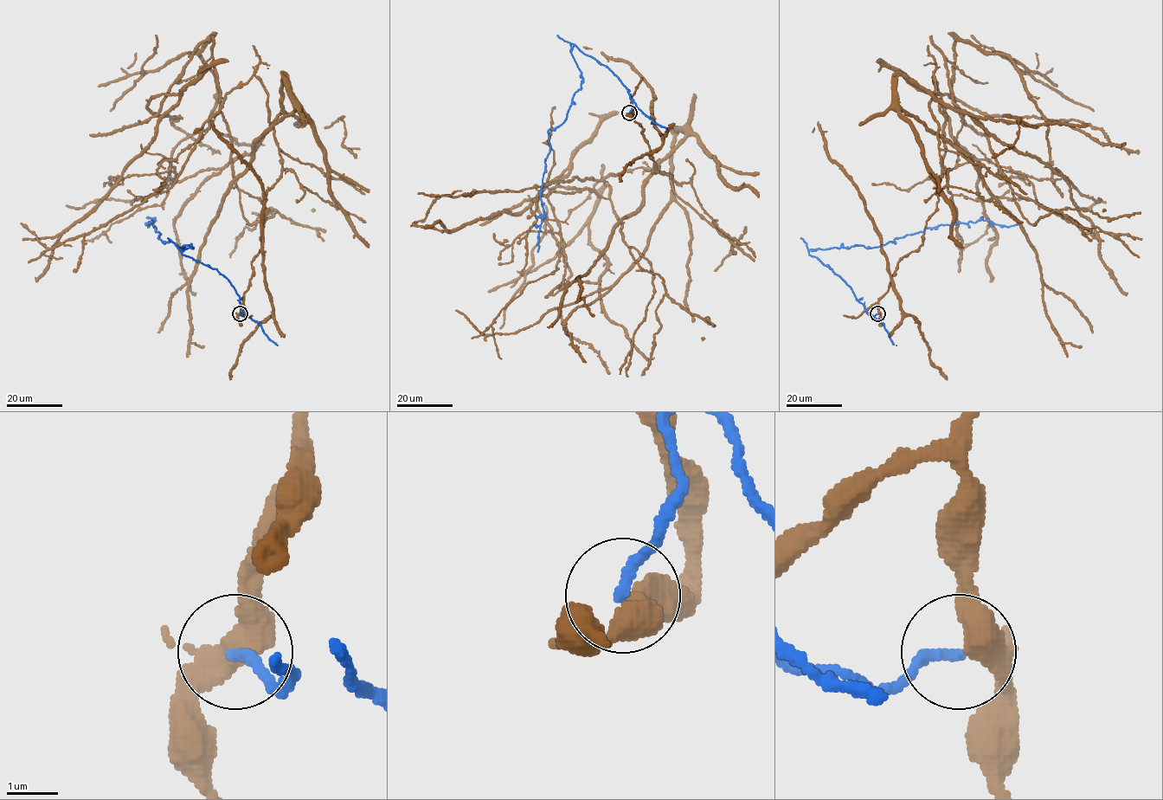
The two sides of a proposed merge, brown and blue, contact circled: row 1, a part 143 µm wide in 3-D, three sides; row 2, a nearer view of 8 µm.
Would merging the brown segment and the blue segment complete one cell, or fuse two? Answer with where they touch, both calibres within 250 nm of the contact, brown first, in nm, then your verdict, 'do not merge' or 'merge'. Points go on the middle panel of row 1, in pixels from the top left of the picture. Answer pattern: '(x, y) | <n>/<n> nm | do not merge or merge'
(629, 112) | 440/240 nm | do not merge

